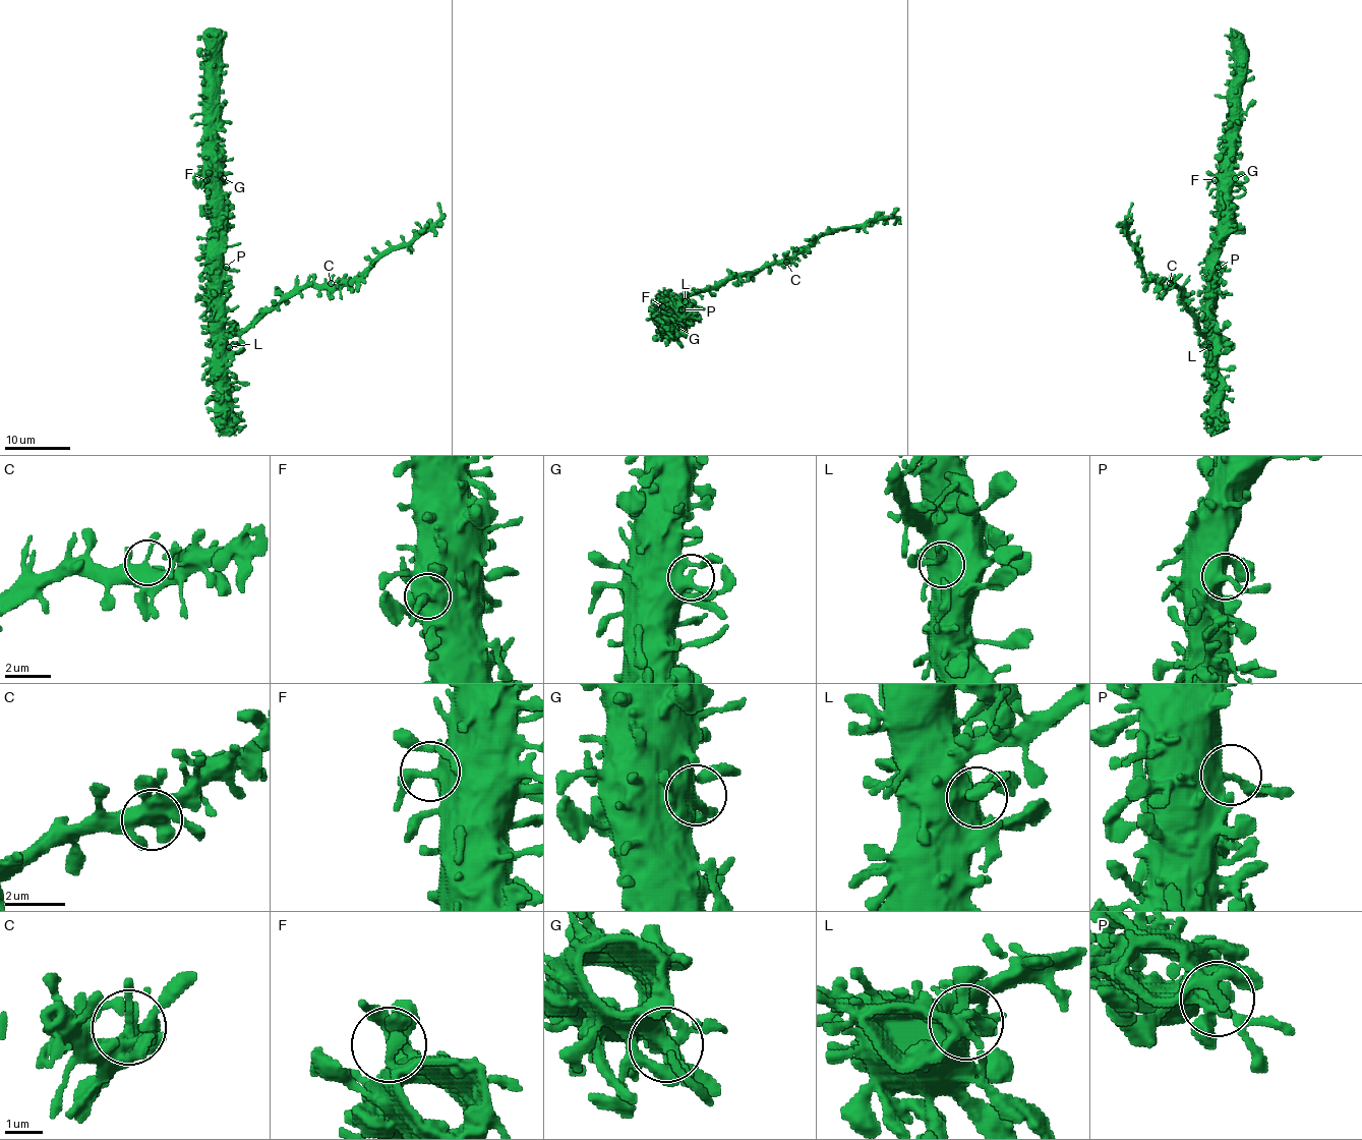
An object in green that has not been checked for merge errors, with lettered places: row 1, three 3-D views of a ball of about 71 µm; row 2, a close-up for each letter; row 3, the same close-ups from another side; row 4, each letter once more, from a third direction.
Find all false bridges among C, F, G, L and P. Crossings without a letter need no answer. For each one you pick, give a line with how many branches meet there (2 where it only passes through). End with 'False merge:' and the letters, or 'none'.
False merge: none

